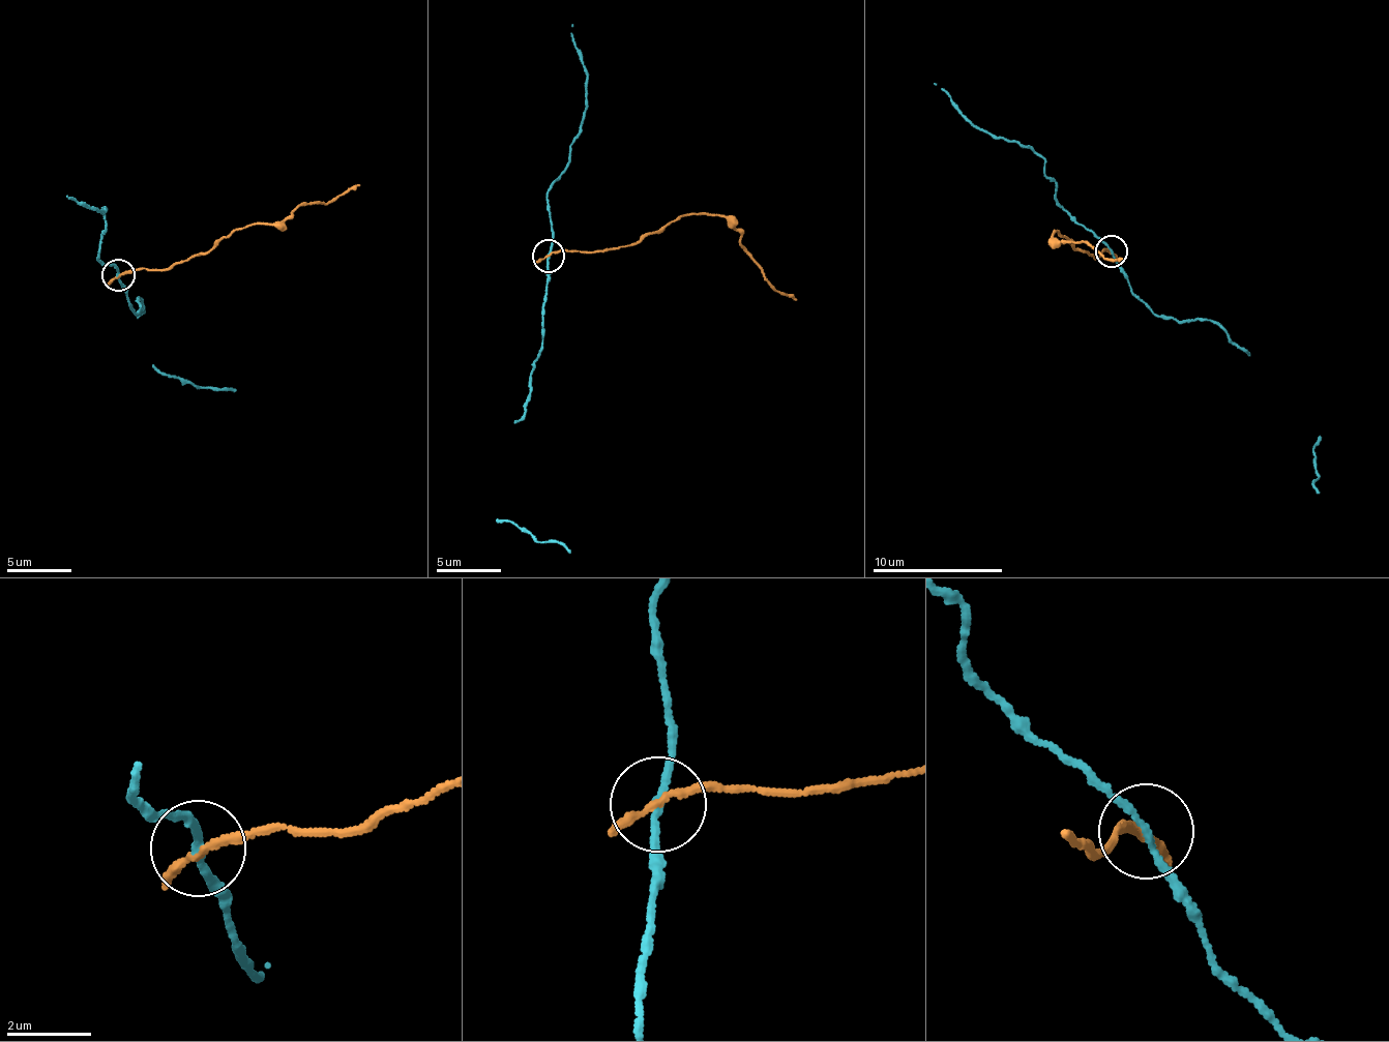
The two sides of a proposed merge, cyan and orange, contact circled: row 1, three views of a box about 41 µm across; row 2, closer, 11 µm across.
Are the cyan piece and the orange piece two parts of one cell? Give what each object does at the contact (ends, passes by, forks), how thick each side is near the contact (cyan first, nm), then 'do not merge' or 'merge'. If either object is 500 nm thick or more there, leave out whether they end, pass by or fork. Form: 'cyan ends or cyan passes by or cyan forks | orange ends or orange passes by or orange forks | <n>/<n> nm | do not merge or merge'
cyan passes by | orange passes by | 170/170 nm | do not merge

